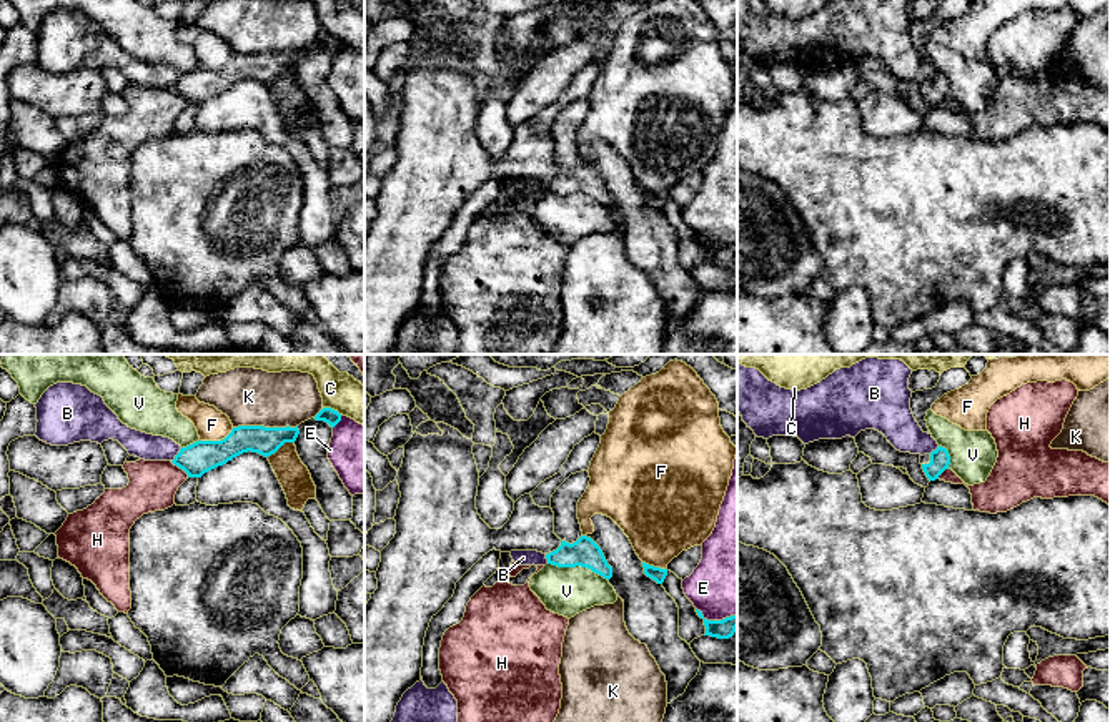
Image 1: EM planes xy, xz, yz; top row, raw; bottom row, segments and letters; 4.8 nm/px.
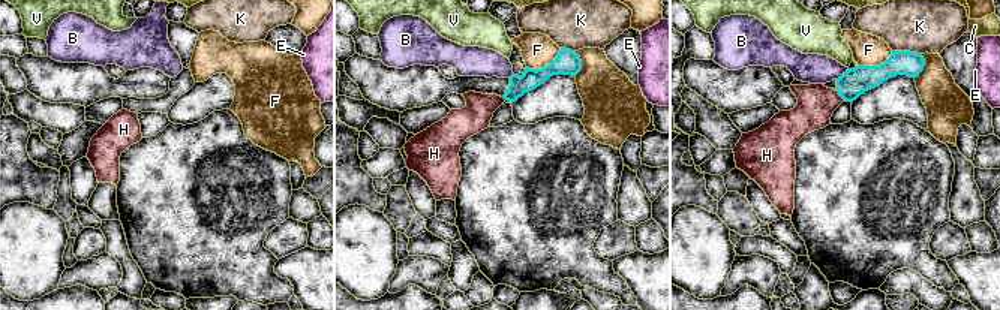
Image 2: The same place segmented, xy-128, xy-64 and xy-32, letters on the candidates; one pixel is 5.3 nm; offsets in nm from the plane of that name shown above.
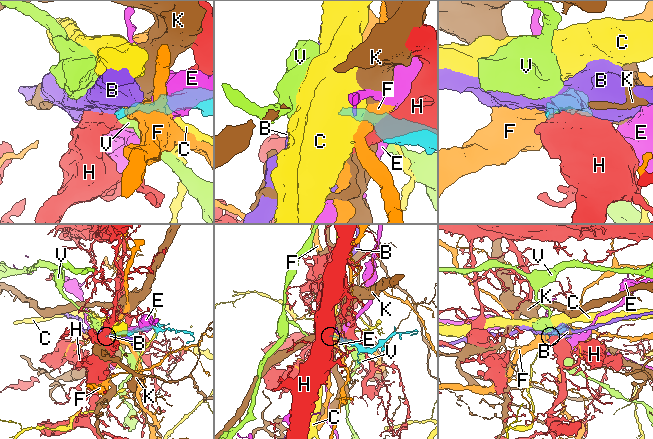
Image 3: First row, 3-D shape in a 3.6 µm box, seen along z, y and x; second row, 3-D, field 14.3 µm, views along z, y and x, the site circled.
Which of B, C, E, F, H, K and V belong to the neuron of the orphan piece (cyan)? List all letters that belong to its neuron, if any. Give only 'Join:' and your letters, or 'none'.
Join: none

